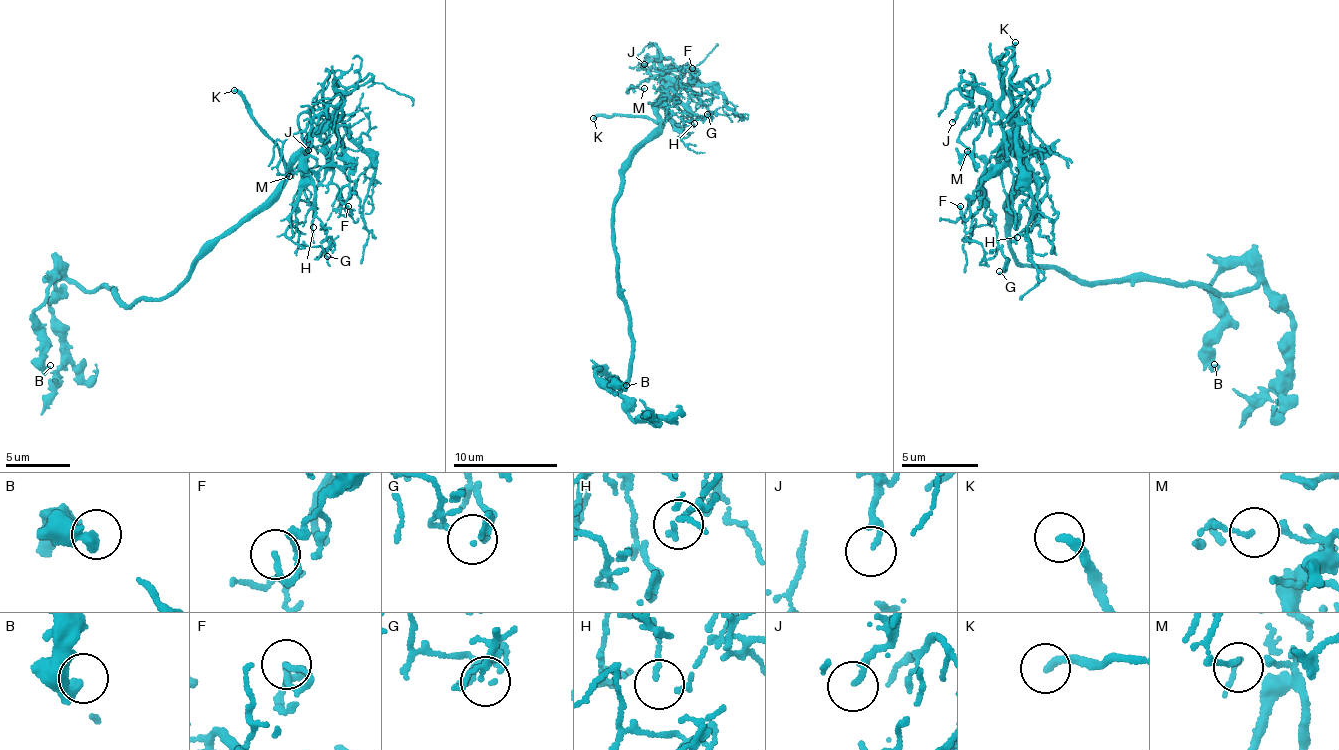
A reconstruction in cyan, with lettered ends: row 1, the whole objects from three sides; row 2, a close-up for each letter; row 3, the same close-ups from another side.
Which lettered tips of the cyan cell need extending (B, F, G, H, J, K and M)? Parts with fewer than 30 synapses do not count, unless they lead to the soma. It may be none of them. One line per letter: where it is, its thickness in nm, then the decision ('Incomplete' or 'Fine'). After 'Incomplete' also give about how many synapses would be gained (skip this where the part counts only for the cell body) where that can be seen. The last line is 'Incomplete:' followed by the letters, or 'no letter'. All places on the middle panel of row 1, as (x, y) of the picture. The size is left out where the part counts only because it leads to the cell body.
B: Place: (626, 385). Thickness 360 nm. Fine
F: Place: (692, 68). Thickness 120 nm. Fine
G: Place: (707, 114). Thickness 90 nm. Fine
H: Place: (694, 123). Thickness 100 nm. Fine
J: Place: (644, 64). Thickness 160 nm. Fine
K: Place: (593, 118). Thickness 240 nm. Incomplete
M: Place: (644, 88). Thickness 80 nm. Fine
Incomplete: K

